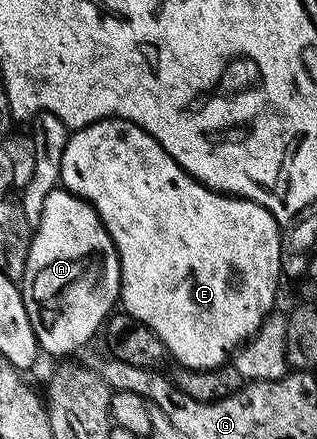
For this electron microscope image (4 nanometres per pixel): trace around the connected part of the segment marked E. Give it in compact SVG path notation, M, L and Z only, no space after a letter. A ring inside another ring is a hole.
M102 118L99 122L82 126L68 137L65 144L64 156L61 157L60 183L62 189L70 190L72 194L84 198L88 204L95 207L99 219L103 221L103 227L113 240L115 251L119 253L122 309L149 328L153 328L153 332L161 336L168 355L172 359L176 358L179 366L187 366L190 370L208 370L214 366L224 365L247 339L259 331L264 318L276 309L275 293L279 290L279 278L281 279L283 274L281 268L283 239L280 223L276 222L275 217L261 204L251 202L248 198L236 198L218 190L210 190L196 178L192 178L179 167L173 156L169 156L169 152L165 152L165 148L161 148L159 141L148 130L142 130L137 124L126 122L123 118Z

